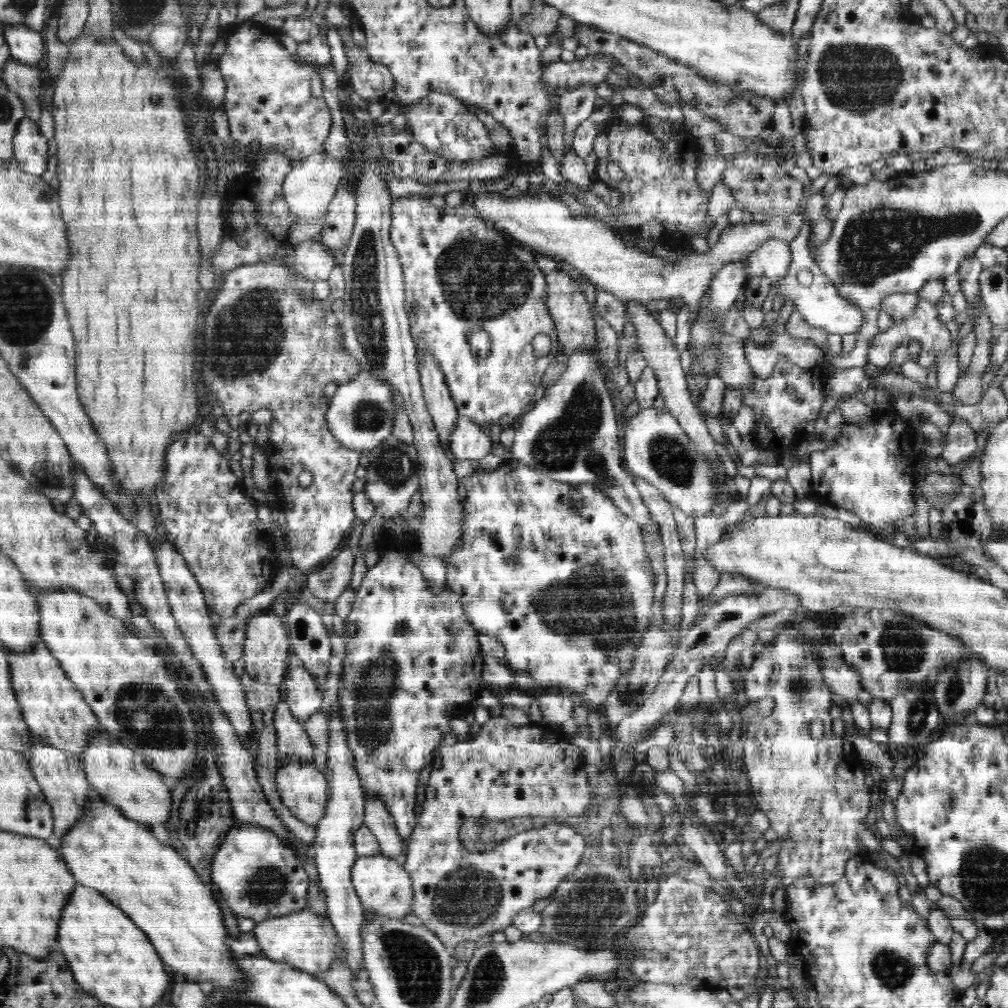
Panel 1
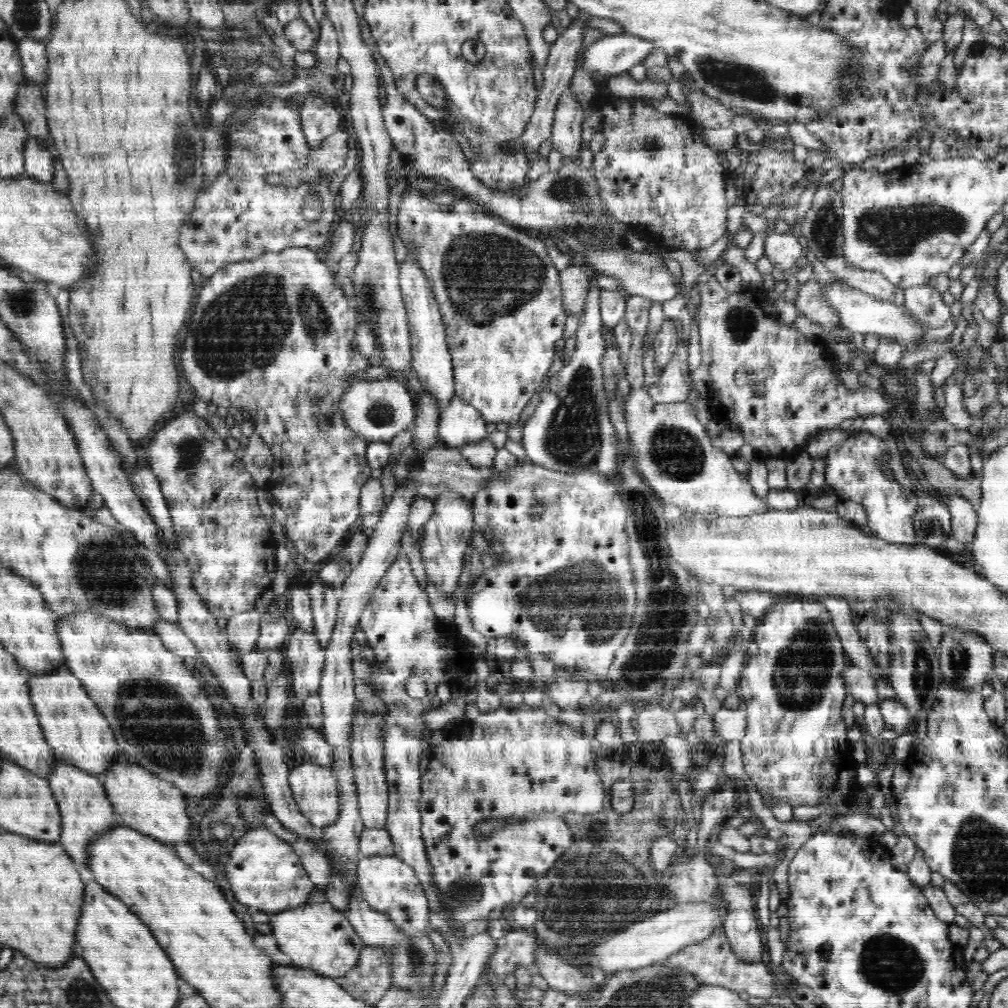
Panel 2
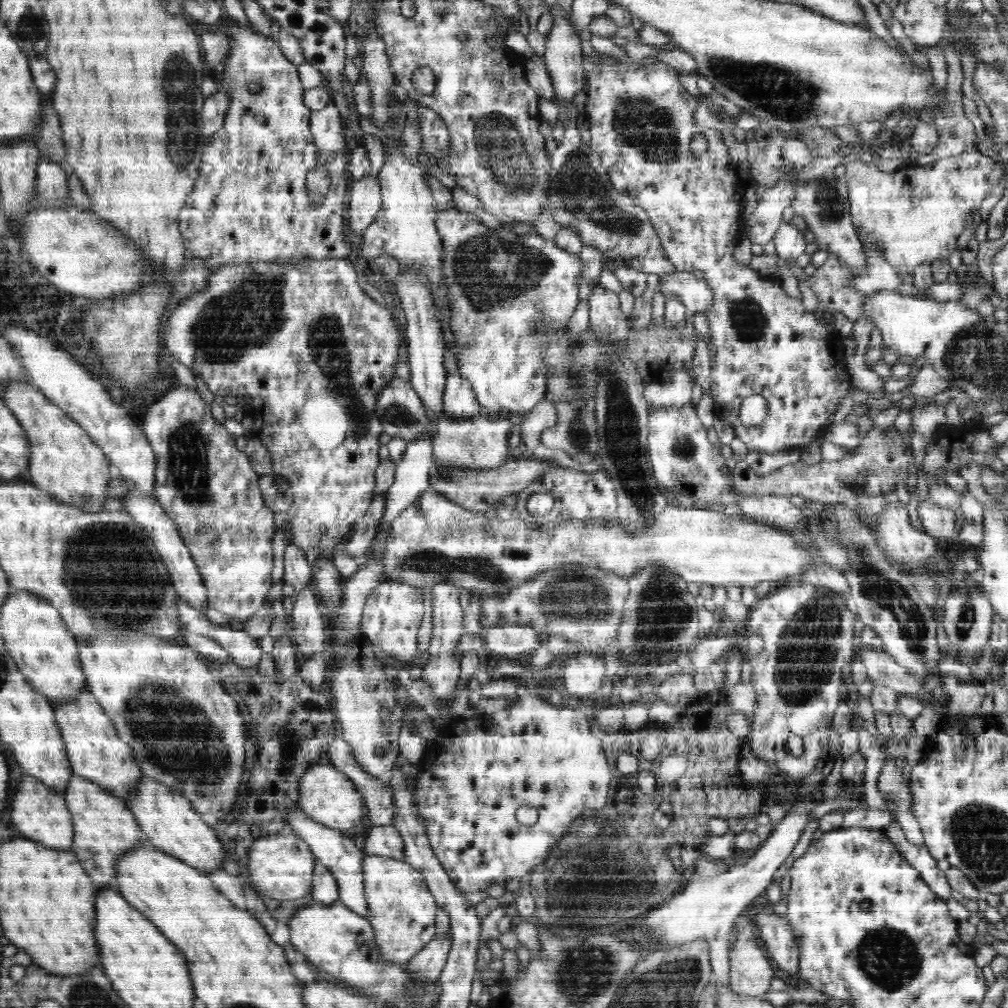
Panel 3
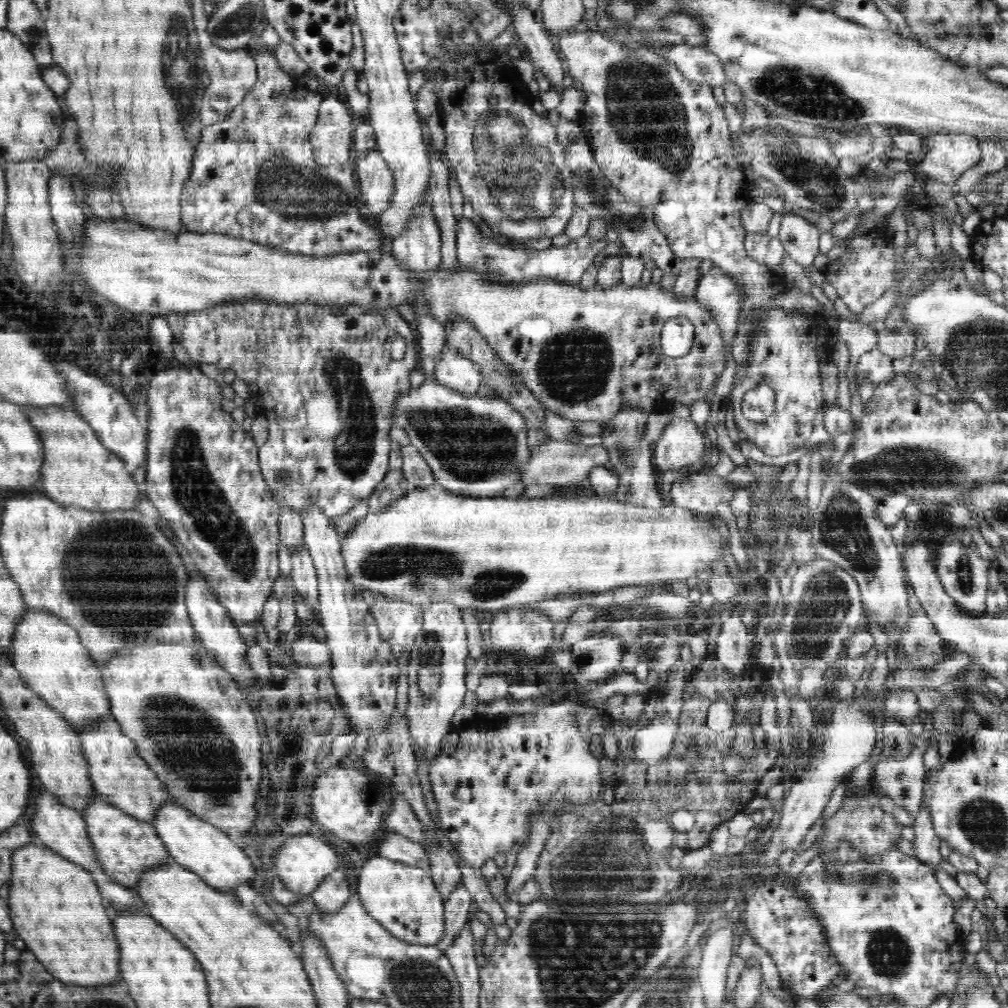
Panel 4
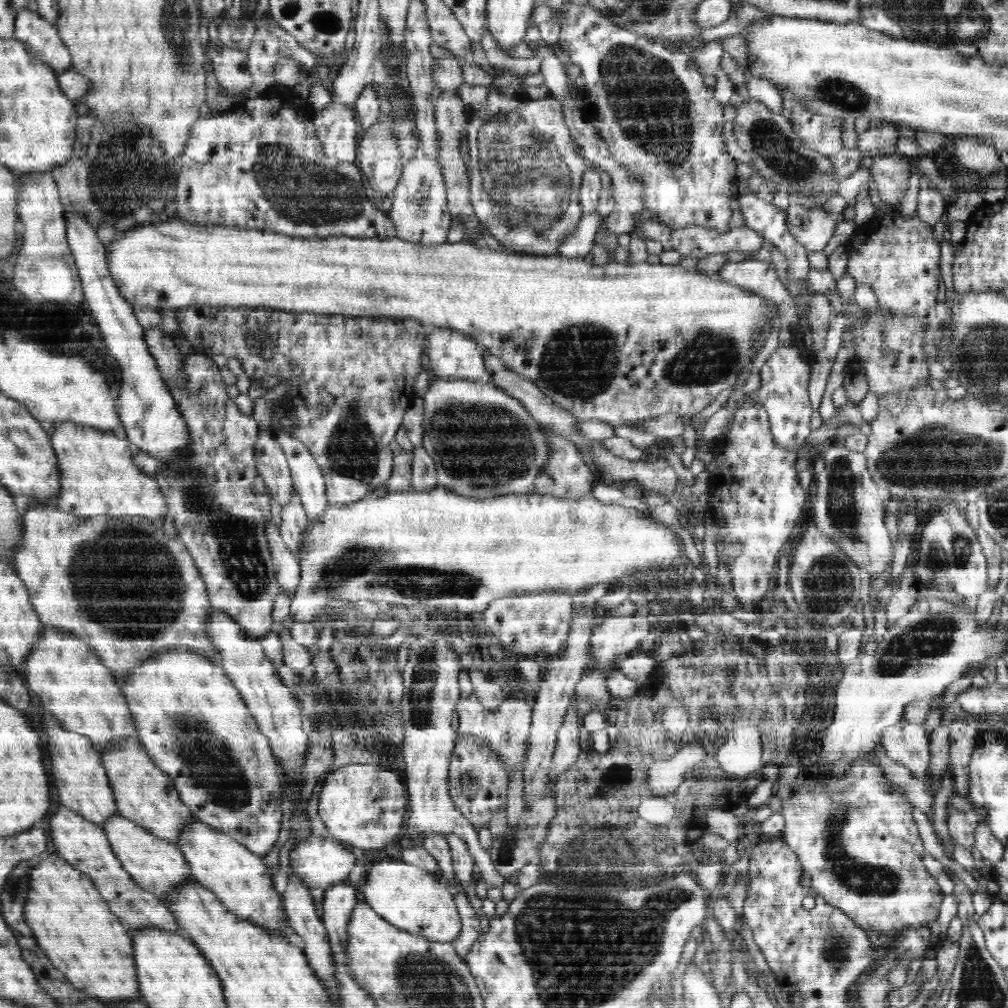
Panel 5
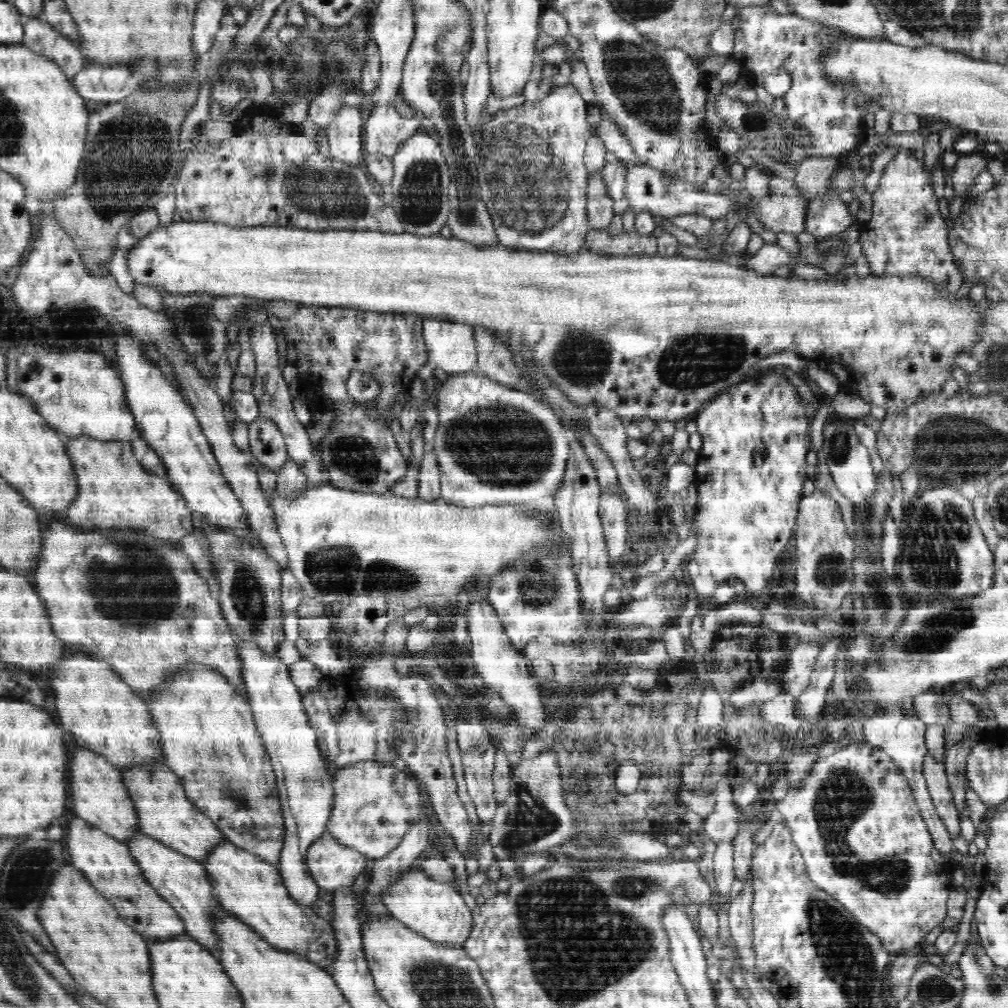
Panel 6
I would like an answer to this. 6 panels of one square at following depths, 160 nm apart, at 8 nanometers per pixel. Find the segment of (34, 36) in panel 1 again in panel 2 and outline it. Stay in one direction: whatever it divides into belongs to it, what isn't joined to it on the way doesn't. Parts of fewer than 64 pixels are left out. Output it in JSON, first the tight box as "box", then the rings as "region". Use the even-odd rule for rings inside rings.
{"box":[17,39,48,85],"region":[[[22,39],[17,42],[17,48],[23,64],[26,80],[32,85],[46,83],[48,76],[48,59],[46,43],[36,39]]]}

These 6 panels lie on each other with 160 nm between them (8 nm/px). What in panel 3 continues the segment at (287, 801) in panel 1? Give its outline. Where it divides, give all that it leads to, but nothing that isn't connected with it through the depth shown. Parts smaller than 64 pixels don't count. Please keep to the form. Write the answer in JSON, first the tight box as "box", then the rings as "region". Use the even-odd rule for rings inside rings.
{"box":[298,761,364,830],"region":[[[325,761],[308,768],[301,776],[298,805],[310,819],[336,830],[356,826],[364,814],[364,802],[358,788],[354,788],[354,783],[343,772]]]}

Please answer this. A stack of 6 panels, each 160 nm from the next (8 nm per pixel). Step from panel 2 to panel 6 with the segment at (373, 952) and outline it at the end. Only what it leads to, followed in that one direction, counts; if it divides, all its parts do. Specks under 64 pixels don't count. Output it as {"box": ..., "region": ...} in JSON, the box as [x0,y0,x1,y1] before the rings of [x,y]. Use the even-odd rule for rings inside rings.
{"box":[381,867,473,946],"region":[[[415,867],[404,873],[395,883],[384,887],[381,896],[382,903],[391,916],[432,942],[461,946],[471,935],[473,916],[466,907],[463,896],[452,885],[428,876],[423,869]]]}

